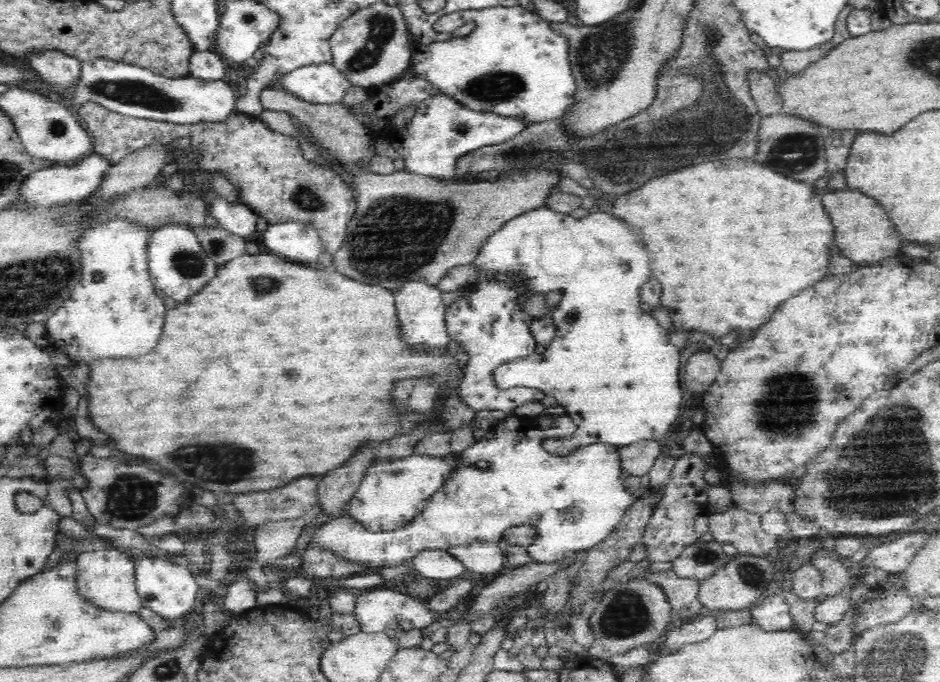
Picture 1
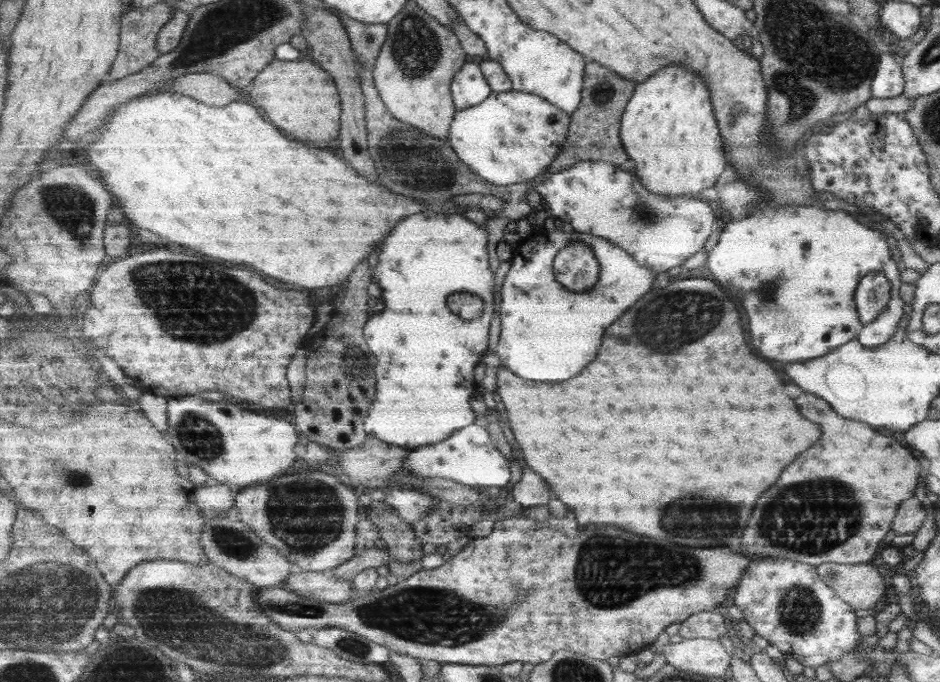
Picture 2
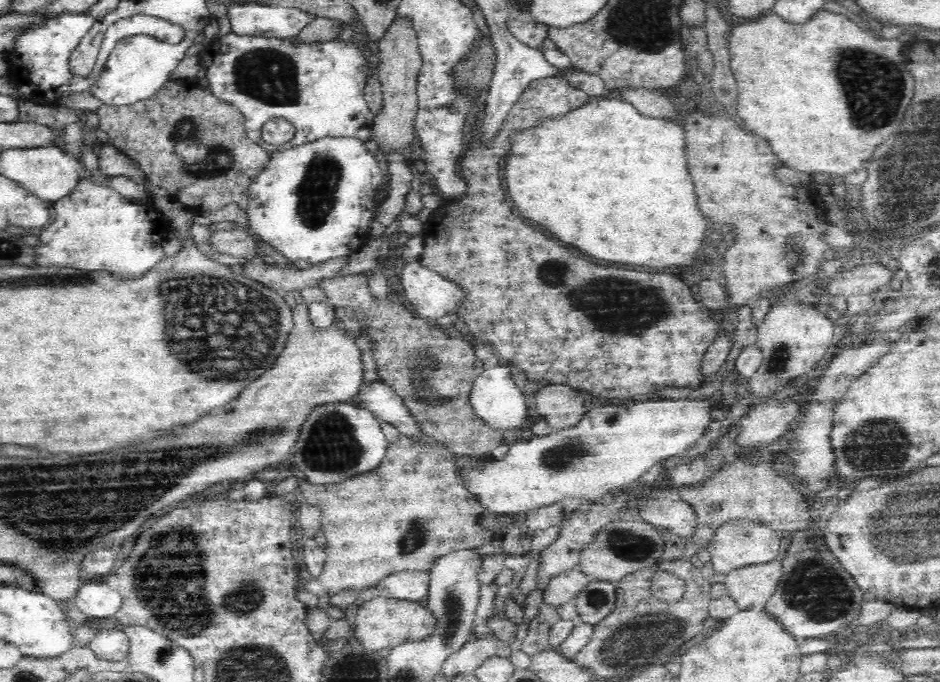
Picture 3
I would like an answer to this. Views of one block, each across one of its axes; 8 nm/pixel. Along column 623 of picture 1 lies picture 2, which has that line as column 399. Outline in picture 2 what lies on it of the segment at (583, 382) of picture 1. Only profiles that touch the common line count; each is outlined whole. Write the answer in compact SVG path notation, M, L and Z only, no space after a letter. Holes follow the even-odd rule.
M432 208L419 214L411 214L405 222L397 224L397 230L389 234L381 250L381 258L375 266L373 282L383 290L384 309L368 320L365 337L368 346L379 360L376 368L377 394L365 430L369 436L380 438L389 444L411 449L441 442L455 431L480 421L471 410L471 394L478 390L475 368L487 354L490 328L495 314L495 272L489 261L489 234L483 225L473 223L459 213L443 214ZM453 292L473 292L483 300L483 316L477 320L463 320L447 306L447 296Z

